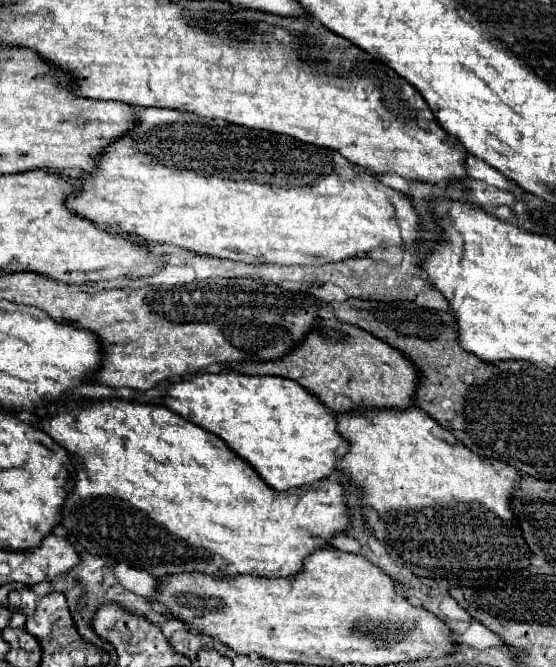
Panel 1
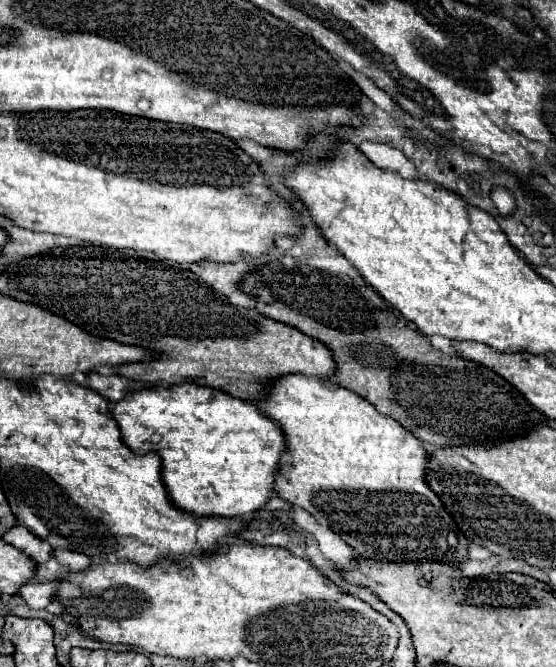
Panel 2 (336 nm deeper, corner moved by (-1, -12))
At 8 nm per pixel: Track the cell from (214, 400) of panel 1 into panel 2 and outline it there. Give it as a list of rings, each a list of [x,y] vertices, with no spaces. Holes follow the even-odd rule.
[[[186,382],[168,388],[152,386],[128,392],[122,400],[110,402],[110,414],[118,422],[122,440],[134,454],[144,456],[156,452],[160,456],[162,484],[178,510],[198,518],[224,516],[246,520],[270,500],[278,460],[284,452],[284,438],[282,430],[268,422],[268,416],[264,416],[256,404]]]

